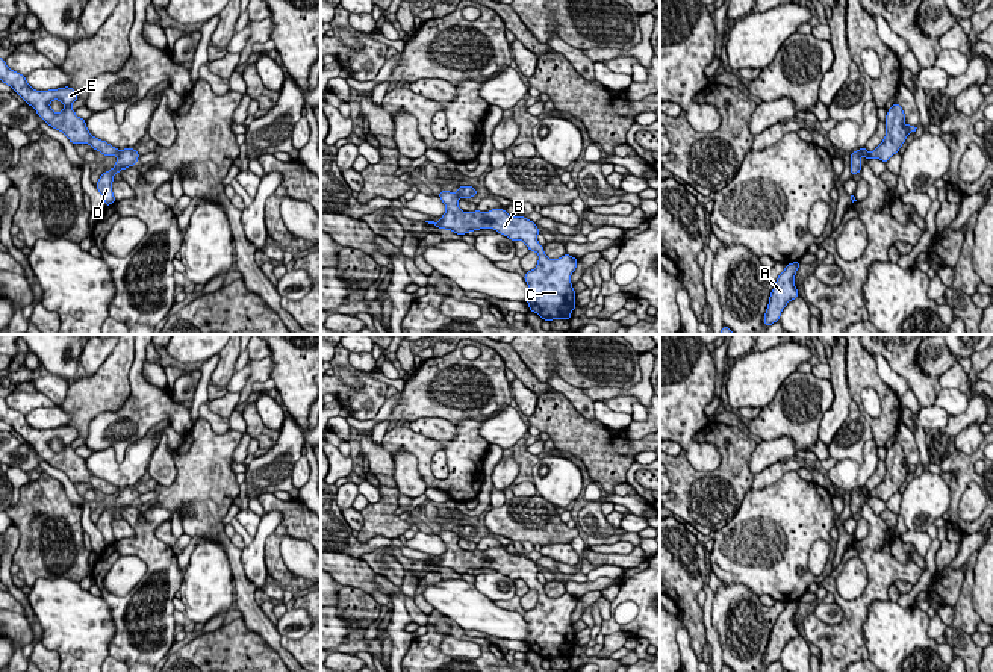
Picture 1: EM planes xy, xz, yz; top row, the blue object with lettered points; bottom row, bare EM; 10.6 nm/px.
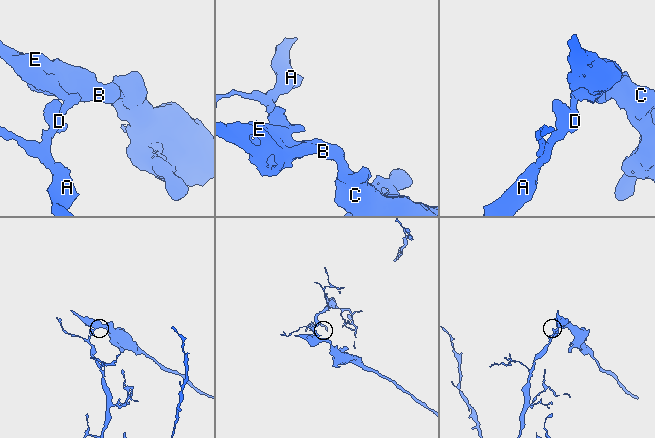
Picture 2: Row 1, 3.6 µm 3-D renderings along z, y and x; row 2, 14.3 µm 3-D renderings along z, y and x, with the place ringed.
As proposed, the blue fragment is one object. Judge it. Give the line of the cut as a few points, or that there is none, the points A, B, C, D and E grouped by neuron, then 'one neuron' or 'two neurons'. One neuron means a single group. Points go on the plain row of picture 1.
cut yz (857, 489), (862, 494); groups A D / B C E; two neurons

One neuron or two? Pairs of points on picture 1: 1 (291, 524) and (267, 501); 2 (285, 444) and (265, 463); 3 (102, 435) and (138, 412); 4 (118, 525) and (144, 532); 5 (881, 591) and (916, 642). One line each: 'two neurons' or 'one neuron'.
1: one neuron
2: one neuron
3: one neuron
4: two neurons
5: two neurons

